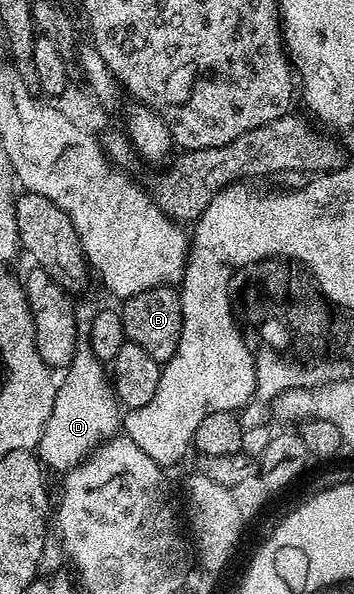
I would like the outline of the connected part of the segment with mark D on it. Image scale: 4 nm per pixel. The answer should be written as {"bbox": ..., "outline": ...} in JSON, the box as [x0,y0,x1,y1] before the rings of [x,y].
{"bbox":[38,301,122,473],"outline":[[[79,301],[76,304],[76,349],[74,359],[70,367],[63,373],[64,381],[56,384],[54,394],[54,406],[50,410],[50,418],[46,418],[46,426],[42,430],[42,438],[38,445],[38,459],[45,469],[67,473],[68,469],[80,463],[89,452],[104,443],[110,436],[117,435],[122,424],[122,405],[116,399],[116,391],[112,388],[112,382],[105,365],[96,356],[92,349],[92,323],[96,317],[97,305],[92,305],[90,301]]]}

